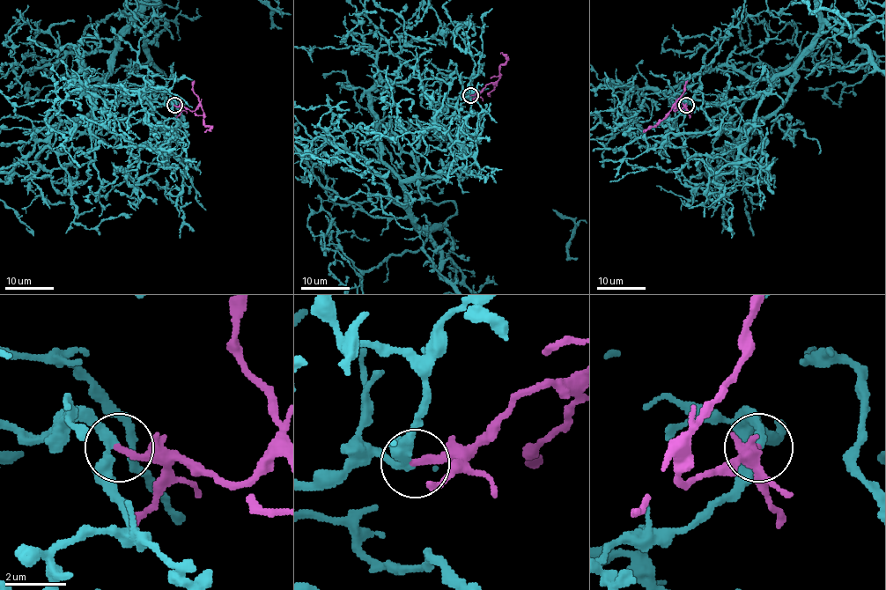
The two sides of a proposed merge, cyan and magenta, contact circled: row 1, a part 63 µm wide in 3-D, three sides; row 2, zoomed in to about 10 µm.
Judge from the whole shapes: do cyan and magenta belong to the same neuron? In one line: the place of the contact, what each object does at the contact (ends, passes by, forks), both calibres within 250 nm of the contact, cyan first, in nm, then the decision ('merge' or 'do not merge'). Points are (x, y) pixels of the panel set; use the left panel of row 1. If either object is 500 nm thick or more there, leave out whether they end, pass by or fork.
at (174, 105); cyan passes by; magenta ends there; 280 nm thick on the cyan side, 240 nm on the other; merge

